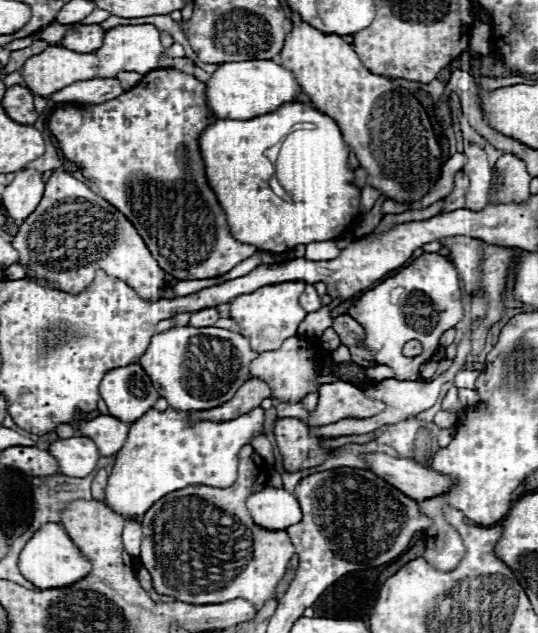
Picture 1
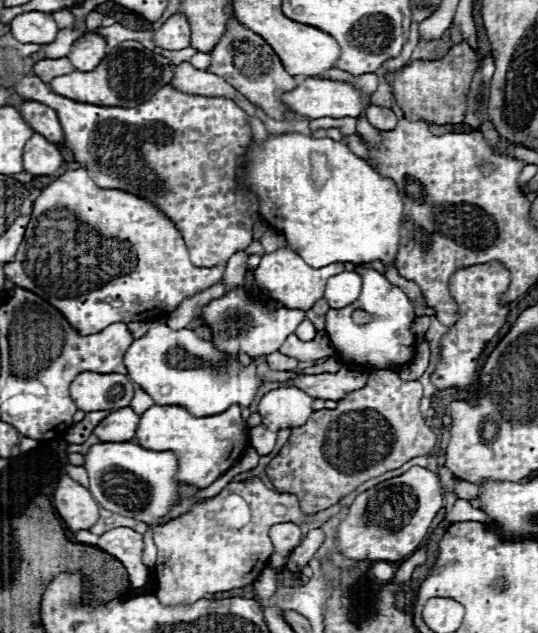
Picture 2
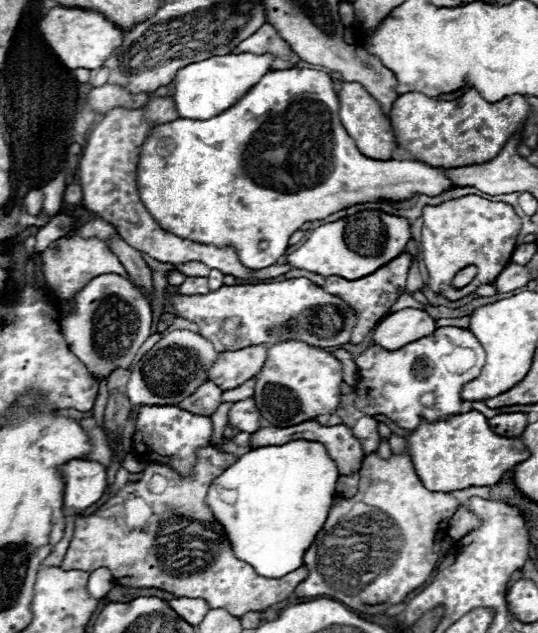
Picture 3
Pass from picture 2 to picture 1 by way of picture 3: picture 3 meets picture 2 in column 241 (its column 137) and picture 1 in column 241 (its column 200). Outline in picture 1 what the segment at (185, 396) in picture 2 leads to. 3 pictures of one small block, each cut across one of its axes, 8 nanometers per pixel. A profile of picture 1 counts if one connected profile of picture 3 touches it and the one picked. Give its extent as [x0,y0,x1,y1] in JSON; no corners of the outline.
[138,326,258,412]

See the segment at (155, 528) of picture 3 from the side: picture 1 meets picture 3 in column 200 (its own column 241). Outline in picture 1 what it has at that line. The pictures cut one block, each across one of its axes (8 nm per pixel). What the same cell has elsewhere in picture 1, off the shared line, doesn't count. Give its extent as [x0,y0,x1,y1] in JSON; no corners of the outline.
[140,444,294,608]

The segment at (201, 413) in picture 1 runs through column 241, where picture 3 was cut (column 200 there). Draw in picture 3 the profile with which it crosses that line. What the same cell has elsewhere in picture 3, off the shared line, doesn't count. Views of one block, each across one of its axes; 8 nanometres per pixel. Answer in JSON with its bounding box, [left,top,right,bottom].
[180,382,222,416]

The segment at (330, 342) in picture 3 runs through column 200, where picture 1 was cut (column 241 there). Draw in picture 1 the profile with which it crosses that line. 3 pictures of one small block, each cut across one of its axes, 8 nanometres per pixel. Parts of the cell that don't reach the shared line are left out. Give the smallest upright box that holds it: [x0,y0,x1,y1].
[230,282,306,352]

